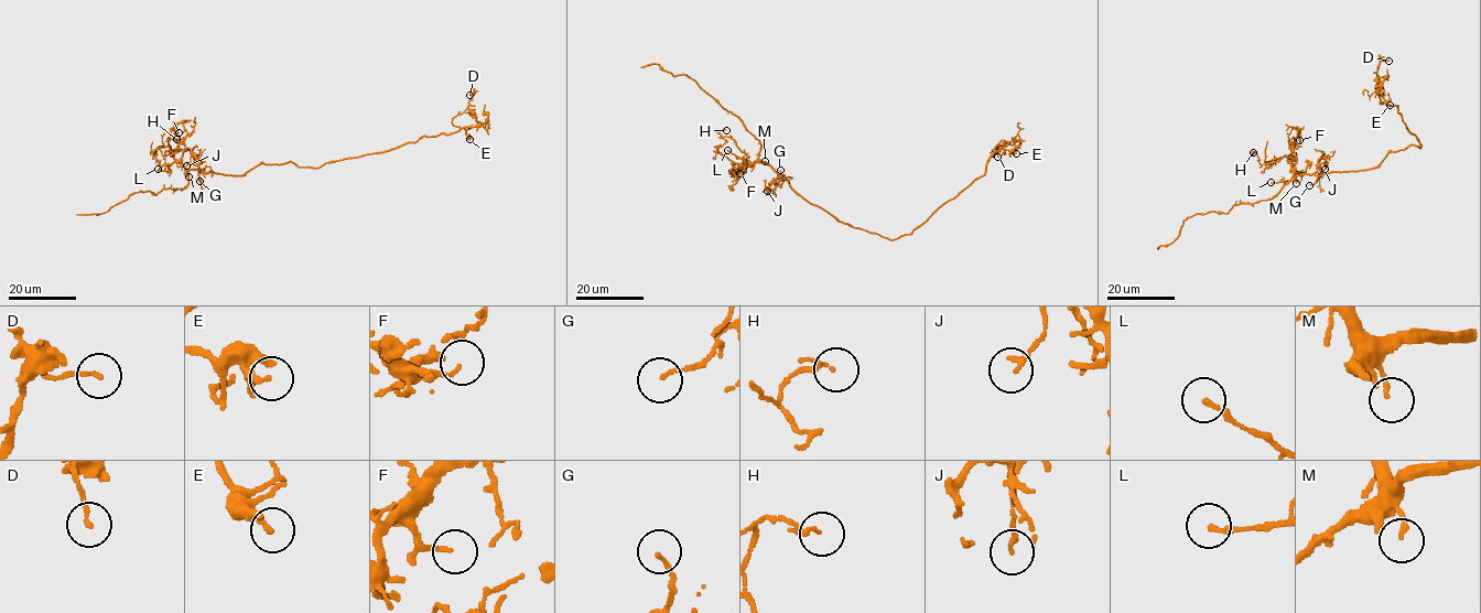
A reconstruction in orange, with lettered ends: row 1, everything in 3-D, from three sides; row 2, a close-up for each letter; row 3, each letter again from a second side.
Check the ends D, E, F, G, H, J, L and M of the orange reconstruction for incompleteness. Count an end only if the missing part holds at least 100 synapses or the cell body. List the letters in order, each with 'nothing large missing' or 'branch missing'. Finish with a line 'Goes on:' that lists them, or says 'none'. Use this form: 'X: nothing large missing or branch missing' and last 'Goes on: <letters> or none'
D: nothing large missing
E: nothing large missing
F: nothing large missing
G: nothing large missing
H: nothing large missing
J: nothing large missing
L: nothing large missing
M: nothing large missing
Goes on: none

